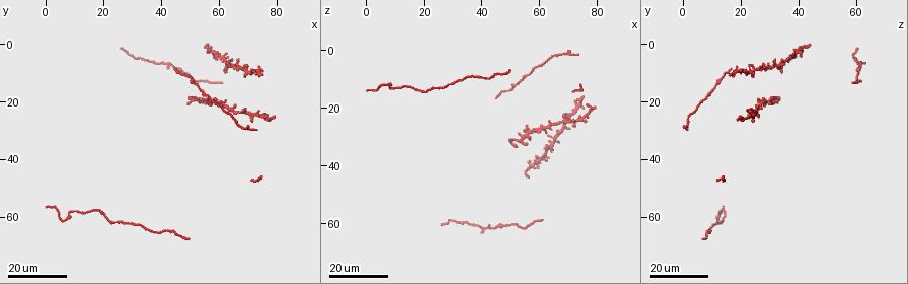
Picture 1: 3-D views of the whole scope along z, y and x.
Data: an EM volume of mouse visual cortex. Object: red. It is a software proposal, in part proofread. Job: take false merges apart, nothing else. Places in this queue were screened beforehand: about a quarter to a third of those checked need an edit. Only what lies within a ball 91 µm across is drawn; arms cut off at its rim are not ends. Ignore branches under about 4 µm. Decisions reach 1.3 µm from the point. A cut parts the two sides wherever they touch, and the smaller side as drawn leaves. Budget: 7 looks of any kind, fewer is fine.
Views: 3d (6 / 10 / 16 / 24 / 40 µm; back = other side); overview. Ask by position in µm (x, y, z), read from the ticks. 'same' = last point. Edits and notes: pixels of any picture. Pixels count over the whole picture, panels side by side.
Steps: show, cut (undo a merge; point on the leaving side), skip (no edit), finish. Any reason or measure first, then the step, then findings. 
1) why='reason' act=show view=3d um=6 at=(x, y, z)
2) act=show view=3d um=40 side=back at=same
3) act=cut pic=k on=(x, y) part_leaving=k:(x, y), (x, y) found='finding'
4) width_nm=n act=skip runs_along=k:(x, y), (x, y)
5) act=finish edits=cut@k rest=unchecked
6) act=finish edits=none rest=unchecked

why='thick turns thin' act=show view=3d um=16 at=(58, 20, 6)

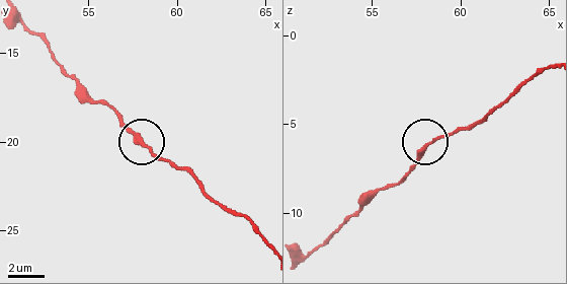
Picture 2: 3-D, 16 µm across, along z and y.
act=show view=3d um=6 at=(58.3, 20.1, 6.2)

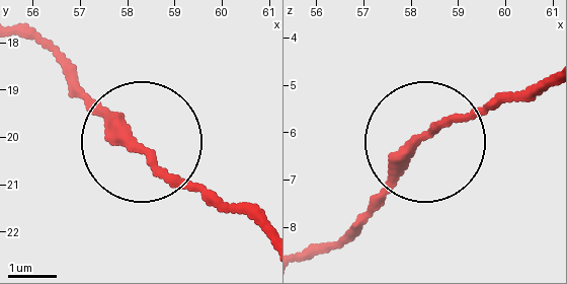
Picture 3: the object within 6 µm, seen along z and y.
width_nm=220 act=skip found='one neuron here'

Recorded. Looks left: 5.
why='looks like a crossing' act=show view=3d um=16 at=(64, 23, 25)

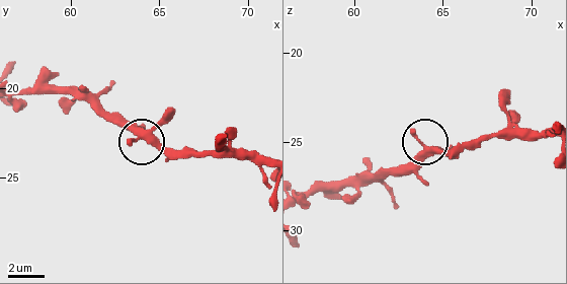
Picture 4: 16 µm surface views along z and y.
why='zoom in' act=show view=3d um=10 at=(64.5, 22.4, 25.5)

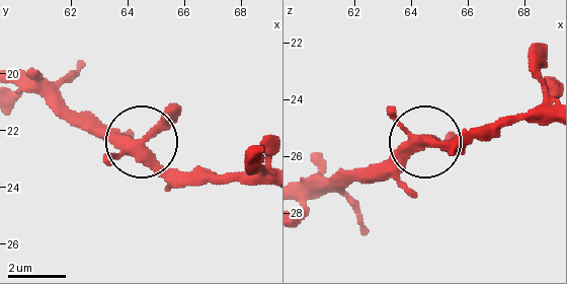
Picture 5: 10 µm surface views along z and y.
arms=4 act=skip runs_along=5:(265, 182), (185, 182), (142, 147), (86, 131) found='all the same neuron'

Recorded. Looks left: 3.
act=show view=3d um=16 at=(51, 13, 12)

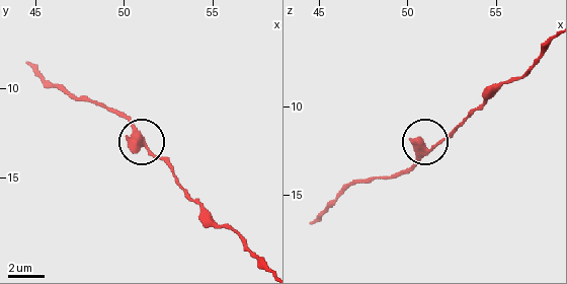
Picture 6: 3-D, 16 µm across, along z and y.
act=show view=3d um=6 at=(51.8, 13.7, 12.2)

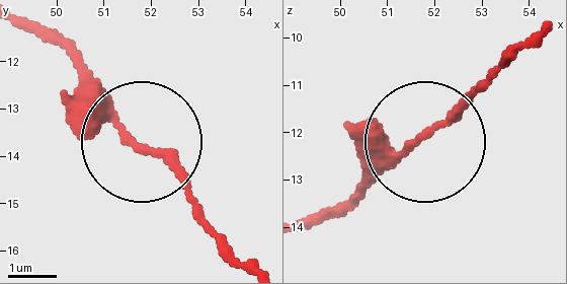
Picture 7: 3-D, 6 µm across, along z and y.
act=show view=3d um=6 side=back at=(51.65, 13.70, 12.20)

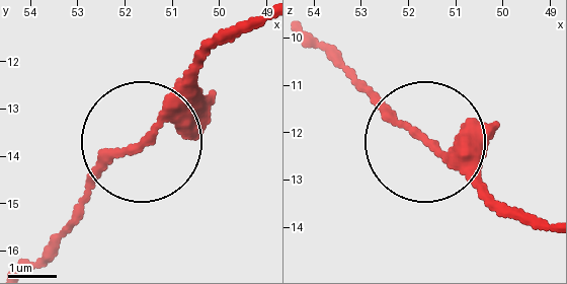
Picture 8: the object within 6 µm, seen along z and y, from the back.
width_nm=170 act=skip found='one neuron here'

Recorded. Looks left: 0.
act=finish edits=none rest=unchecked

